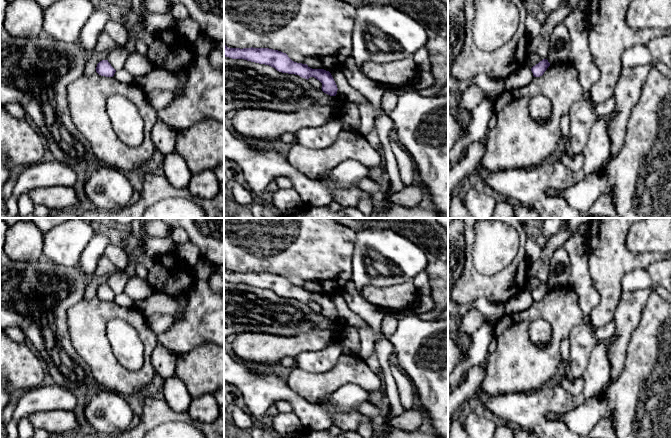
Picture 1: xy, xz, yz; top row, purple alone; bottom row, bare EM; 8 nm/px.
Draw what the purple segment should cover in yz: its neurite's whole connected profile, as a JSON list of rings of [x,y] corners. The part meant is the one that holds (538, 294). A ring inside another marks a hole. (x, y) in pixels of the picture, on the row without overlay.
[[[543,283],[538,288],[531,292],[534,301],[540,301],[544,298],[547,292],[550,290],[550,287],[547,283]]]

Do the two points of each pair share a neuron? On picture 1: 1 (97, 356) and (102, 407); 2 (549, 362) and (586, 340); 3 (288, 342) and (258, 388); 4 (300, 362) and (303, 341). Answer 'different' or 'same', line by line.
1: different
2: different
3: different
4: different

